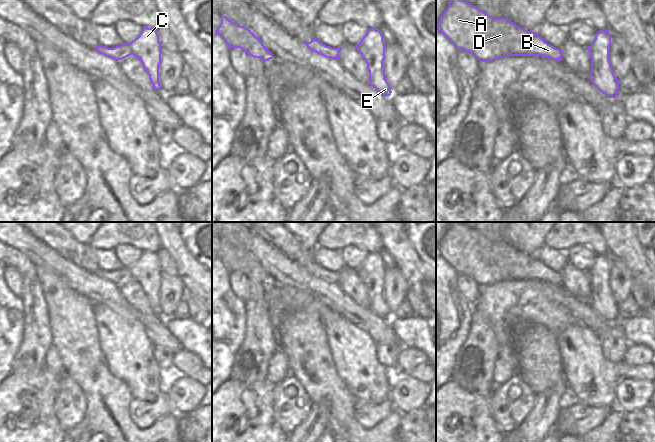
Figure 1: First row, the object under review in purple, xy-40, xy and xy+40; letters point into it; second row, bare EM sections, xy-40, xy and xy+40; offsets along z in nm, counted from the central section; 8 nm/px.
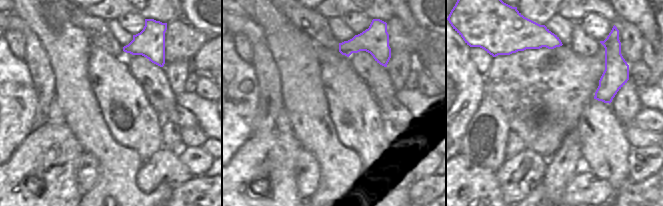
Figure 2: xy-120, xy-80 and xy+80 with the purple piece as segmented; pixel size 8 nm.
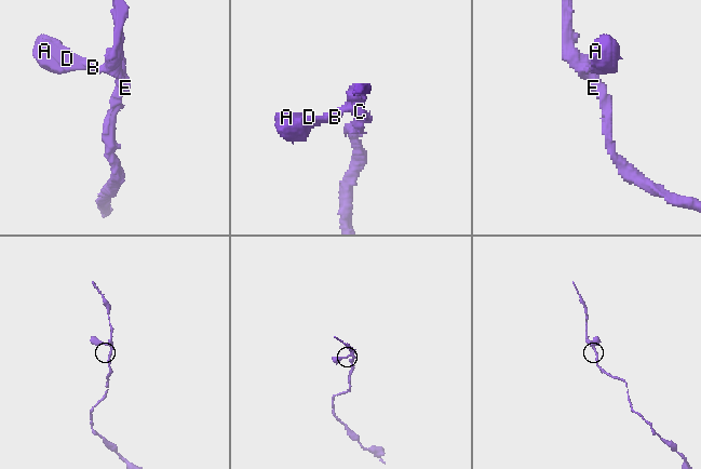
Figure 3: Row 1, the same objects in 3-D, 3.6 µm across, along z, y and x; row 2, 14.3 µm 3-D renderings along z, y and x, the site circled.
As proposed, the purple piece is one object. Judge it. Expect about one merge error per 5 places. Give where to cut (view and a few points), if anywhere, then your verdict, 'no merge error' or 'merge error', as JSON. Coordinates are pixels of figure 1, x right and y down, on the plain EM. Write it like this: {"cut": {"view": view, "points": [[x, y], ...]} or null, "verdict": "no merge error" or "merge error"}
{"cut": null, "verdict": "no merge error"}

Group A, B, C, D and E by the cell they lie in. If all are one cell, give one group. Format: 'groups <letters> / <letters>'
groups A B C D E

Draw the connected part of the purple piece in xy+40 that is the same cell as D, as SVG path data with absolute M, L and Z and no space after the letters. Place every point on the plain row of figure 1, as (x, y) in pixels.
M451 222L437 254L458 274L470 276L480 286L506 280L542 280L561 285L561 274L506 242L494 242L476 230Z

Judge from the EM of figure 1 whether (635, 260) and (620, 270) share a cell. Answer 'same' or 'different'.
different

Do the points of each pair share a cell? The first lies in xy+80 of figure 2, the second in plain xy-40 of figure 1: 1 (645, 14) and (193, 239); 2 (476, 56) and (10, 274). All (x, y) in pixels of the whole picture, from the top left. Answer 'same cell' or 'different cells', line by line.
1: different cells
2: same cell

